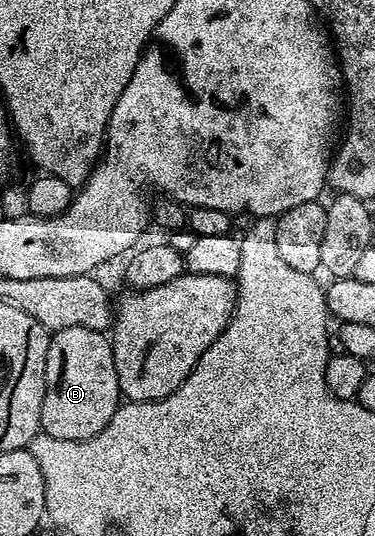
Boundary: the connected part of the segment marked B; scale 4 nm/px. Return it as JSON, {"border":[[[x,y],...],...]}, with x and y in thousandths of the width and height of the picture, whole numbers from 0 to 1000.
{"border":[[[160,614],[133,629],[109,802],[171,823],[243,819],[315,772],[320,731],[293,632],[245,614]]]}

